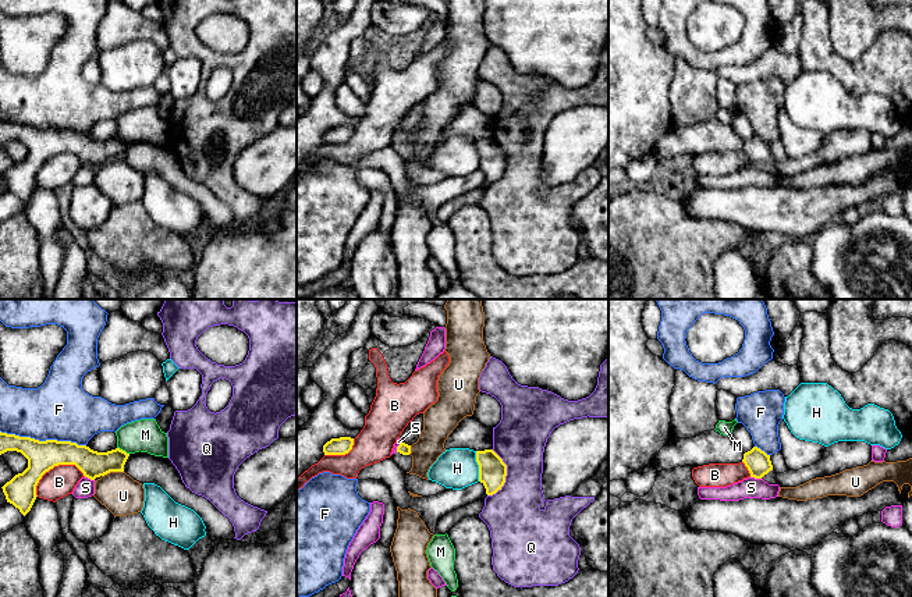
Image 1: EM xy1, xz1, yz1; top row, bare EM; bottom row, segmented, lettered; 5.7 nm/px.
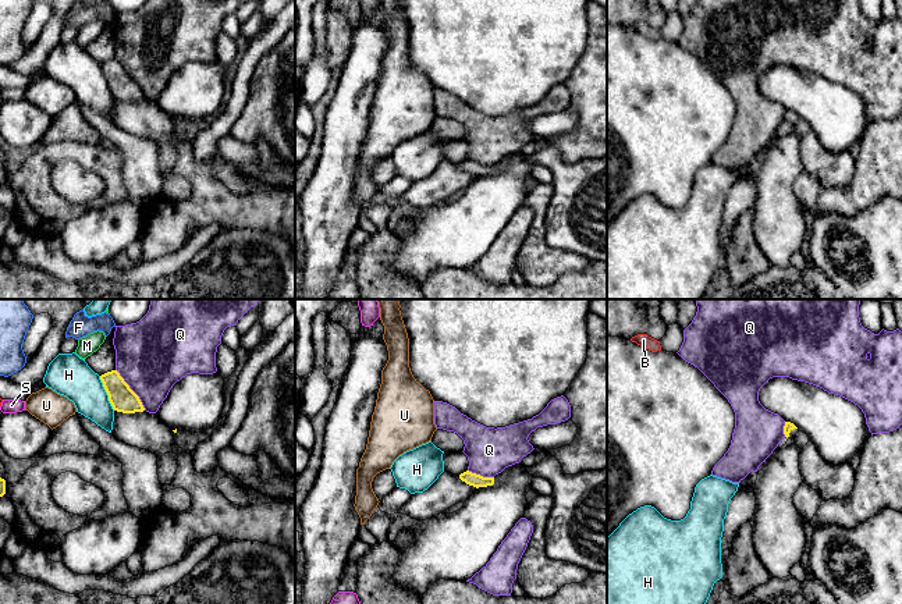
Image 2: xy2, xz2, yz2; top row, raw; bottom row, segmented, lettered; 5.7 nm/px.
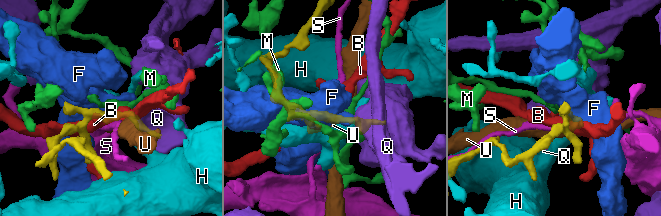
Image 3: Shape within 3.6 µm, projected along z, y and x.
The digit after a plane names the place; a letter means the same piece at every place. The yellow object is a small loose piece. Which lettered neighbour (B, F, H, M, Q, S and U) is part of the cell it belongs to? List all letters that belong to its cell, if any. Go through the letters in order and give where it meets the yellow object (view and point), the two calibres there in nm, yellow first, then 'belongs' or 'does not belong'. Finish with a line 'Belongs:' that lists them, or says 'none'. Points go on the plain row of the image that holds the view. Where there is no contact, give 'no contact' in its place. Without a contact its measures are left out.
B: meets yellow in xy1 at (54, 153); 180 nm thick on the yellow side, 180 nm on the other; does not belong
F: meets yellow in xy1 at (43, 130); 180 nm thick on the yellow side, 360 nm on the other; does not belong
H: meets yellow in xy2 at (106, 80); 150 nm thick on the yellow side, 240 nm on the other; does not belong
M: meets yellow in xy1 at (121, 138); 160 nm thick on the yellow side, 190 nm on the other; does not belong
Q: meets yellow in xz1 at (506, 163); 160 nm thick on the yellow side, 320 nm on the other; does not belong
S: meets yellow in yz1 at (756, 166); 140 nm thick on the yellow side, 120 nm on the other; does not belong
U: meets yellow in xy1 at (112, 159); 160 nm thick on the yellow side, 220 nm on the other; does not belong
Belongs: none

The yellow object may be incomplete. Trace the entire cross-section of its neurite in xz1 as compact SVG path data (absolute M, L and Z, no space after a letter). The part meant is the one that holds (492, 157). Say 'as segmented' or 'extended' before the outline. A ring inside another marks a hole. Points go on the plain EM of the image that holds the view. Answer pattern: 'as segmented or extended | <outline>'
as segmented | M493 138L476 139L476 150L479 170L485 174L486 182L496 182L505 171L507 153Z

